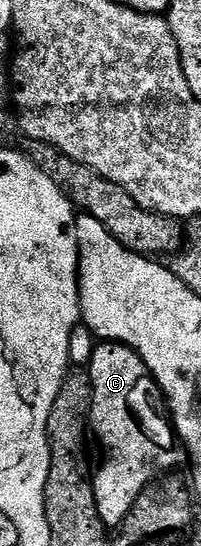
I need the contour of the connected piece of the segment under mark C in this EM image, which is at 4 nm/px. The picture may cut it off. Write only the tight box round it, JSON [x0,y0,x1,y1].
[87,341,183,498]

